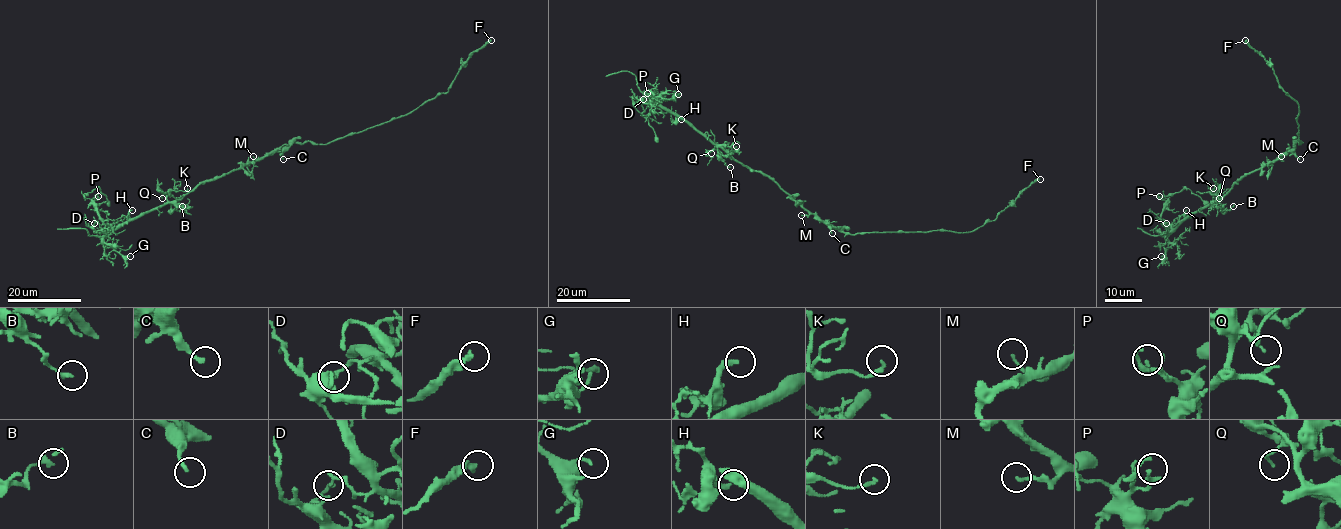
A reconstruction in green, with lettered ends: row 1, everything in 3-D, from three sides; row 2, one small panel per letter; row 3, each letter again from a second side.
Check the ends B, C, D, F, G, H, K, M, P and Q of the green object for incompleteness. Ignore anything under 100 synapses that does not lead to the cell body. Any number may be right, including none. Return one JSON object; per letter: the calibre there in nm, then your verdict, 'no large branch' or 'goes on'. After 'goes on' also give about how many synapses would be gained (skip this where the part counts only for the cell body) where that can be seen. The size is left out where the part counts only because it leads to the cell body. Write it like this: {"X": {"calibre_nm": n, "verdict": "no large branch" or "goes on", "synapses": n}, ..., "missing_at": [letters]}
{"B": {"calibre_nm": 200, "verdict": "no large branch"}, "C": {"calibre_nm": 190, "verdict": "no large branch"}, "D": {"calibre_nm": 160, "verdict": "no large branch"}, "F": {"calibre_nm": 220, "verdict": "no large branch"}, "G": {"calibre_nm": 150, "verdict": "no large branch"}, "H": {"calibre_nm": 260, "verdict": "no large branch"}, "K": {"calibre_nm": 180, "verdict": "no large branch"}, "M": {"calibre_nm": 140, "verdict": "no large branch"}, "P": {"calibre_nm": 180, "verdict": "no large branch"}, "Q": {"calibre_nm": 150, "verdict": "no large branch"}, "missing_at": []}

